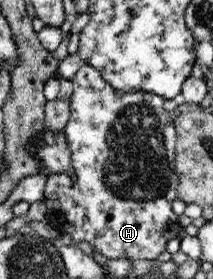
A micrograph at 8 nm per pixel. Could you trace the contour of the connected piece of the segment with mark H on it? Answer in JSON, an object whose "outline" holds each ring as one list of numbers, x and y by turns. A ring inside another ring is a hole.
{"outline":[[90,66,81,67,72,79,73,93,68,99,70,101,70,118,65,125,63,132,69,144,69,154,71,154,70,170,63,174,50,175,47,178,44,198,42,202,45,204,47,213,46,219,49,223,53,223,53,227,59,232,67,232,72,235,74,245,78,245,81,241,87,241,93,247,99,250,101,255,107,256,109,259,157,259,157,256,166,250,166,243,175,237,180,231,179,216,177,216,171,208,171,203,177,197,178,177,176,174,175,156,176,156,176,129,174,128,173,117,171,113,163,108,164,99,155,94,145,91,121,92,115,90,109,82,103,79,99,70]]}

